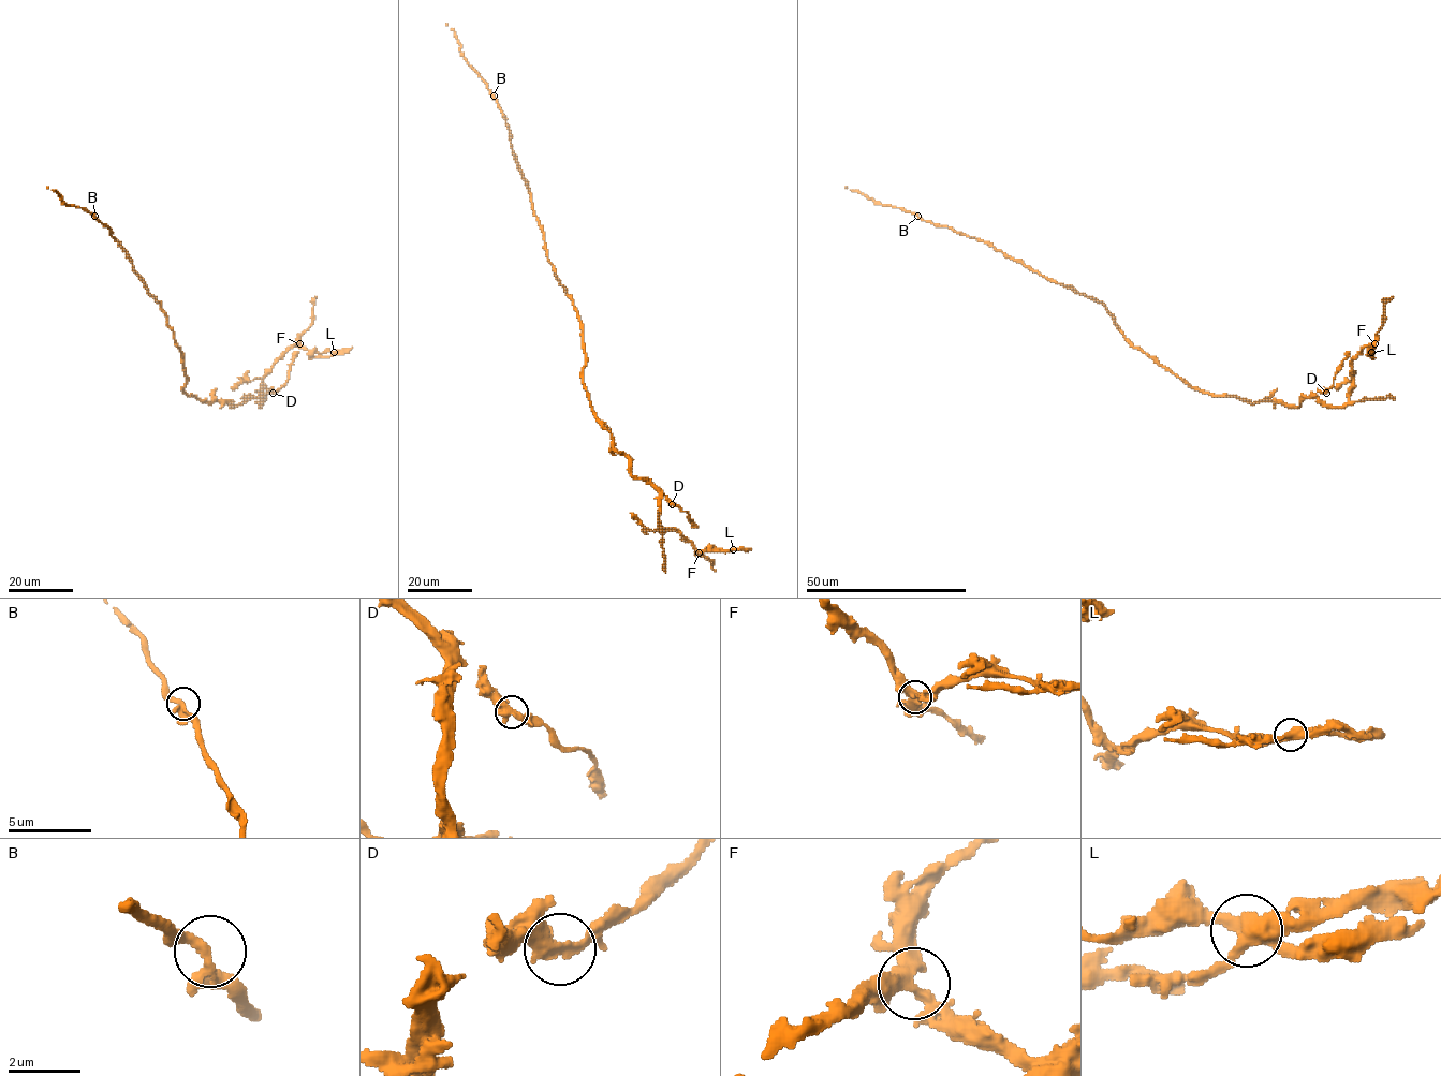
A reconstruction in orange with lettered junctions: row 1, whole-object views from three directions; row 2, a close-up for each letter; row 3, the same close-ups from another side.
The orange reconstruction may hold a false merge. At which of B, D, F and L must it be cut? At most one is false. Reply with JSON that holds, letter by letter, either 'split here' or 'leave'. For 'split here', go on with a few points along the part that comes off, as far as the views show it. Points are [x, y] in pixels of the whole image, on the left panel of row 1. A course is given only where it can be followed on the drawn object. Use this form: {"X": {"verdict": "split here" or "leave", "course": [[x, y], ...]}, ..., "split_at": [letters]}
{"B": {"verdict": "leave"}, "D": {"verdict": "leave"}, "F": {"verdict": "leave"}, "L": {"verdict": "split here", "course": [[334, 353], [309, 359]]}, "split_at": ["L"]}

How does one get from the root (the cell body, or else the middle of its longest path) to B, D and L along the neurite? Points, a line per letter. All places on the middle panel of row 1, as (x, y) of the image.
B: (582, 324), (573, 300), (548, 259), (528, 182), (512, 151), (510, 130), (494, 96)
D: (582, 324), (583, 382), (592, 413), (609, 430), (613, 446), (628, 458), (631, 473), (653, 484), (673, 503)
L: (582, 324), (591, 411), (631, 473), (659, 491), (661, 529), (676, 529), (699, 551), (733, 549)

